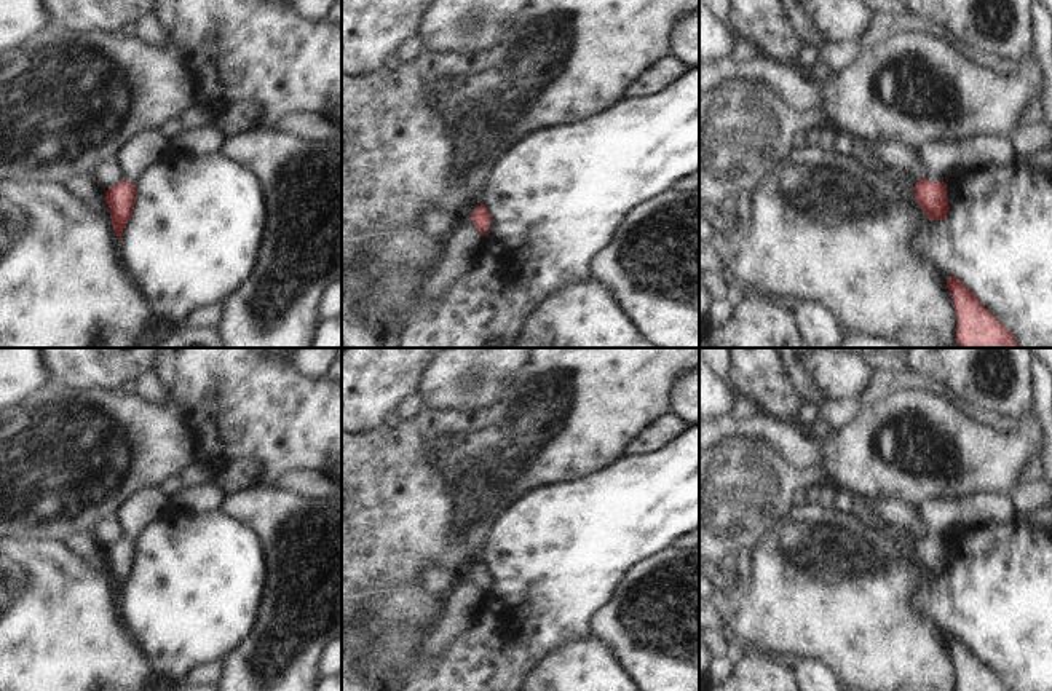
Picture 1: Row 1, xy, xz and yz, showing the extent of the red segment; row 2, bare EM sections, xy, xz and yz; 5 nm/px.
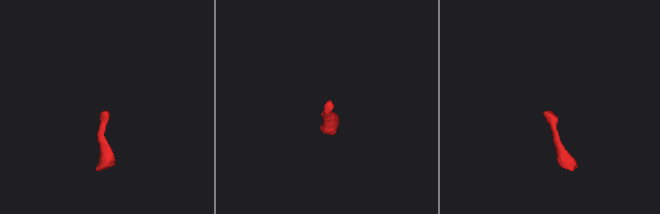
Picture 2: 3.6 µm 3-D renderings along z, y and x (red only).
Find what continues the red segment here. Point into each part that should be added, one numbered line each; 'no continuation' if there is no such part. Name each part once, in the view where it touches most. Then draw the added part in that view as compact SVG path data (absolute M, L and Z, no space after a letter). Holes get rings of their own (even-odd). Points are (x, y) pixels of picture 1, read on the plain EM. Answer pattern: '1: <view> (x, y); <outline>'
1: yz (984, 509); M999 493L927 498L915 509L926 523L931 539L942 539L953 527L971 531L991 525L1006 525L1017 517L1010 495Z

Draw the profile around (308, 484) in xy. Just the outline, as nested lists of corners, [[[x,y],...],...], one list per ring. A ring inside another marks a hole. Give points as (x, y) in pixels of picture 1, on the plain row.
[[[287,471],[273,479],[271,487],[286,493],[297,493],[307,499],[342,498],[342,480],[318,471]]]

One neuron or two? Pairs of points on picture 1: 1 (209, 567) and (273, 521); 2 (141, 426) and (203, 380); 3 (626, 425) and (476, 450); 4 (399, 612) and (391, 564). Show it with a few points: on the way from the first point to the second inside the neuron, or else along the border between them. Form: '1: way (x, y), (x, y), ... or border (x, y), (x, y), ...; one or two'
1: border (227, 513), (254, 527), (262, 538), (268, 568); two
2: border (176, 410), (192, 426); two
3: way (589, 425), (554, 425), (513, 444); one
4: border (420, 581), (388, 583), (382, 594), (363, 602); two

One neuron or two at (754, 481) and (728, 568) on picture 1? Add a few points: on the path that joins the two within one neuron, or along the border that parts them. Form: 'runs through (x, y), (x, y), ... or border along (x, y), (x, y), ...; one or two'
runs through (731, 503), (728, 506), (728, 546); one

